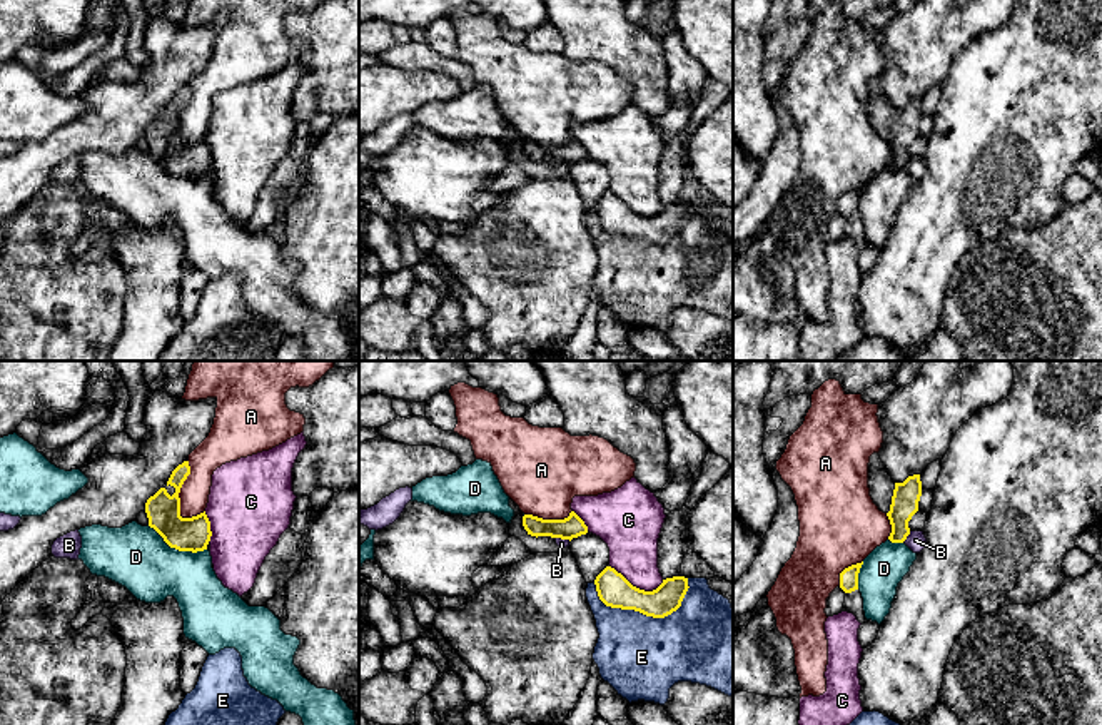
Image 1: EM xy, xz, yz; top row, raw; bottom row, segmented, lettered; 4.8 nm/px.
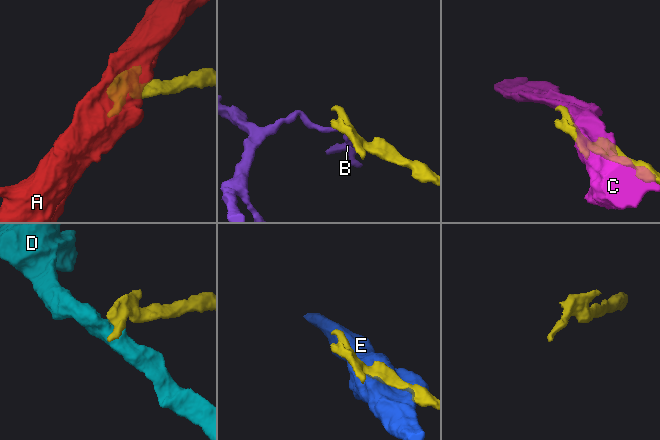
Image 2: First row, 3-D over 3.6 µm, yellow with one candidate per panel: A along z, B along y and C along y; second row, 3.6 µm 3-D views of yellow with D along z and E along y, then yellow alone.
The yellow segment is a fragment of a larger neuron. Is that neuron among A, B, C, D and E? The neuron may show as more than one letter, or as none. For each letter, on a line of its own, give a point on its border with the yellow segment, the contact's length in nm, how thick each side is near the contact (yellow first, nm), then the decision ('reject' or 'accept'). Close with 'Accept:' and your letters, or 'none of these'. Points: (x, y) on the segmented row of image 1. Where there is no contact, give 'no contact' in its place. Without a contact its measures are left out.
A: contact xy (179, 490); length 280 nm; calibres 160 and 150 nm; reject
B: contact yz (907, 535); length 70 nm; calibres 130 and 90 nm; reject
C: contact xz (635, 587); length 280 nm; calibres 160 and 260 nm; reject
D: contact xy (177, 548); length 320 nm; calibres 160 and 300 nm; reject
E: contact xz (641, 612); length 480 nm; calibres 160 and 400 nm; reject
Accept: none of these

